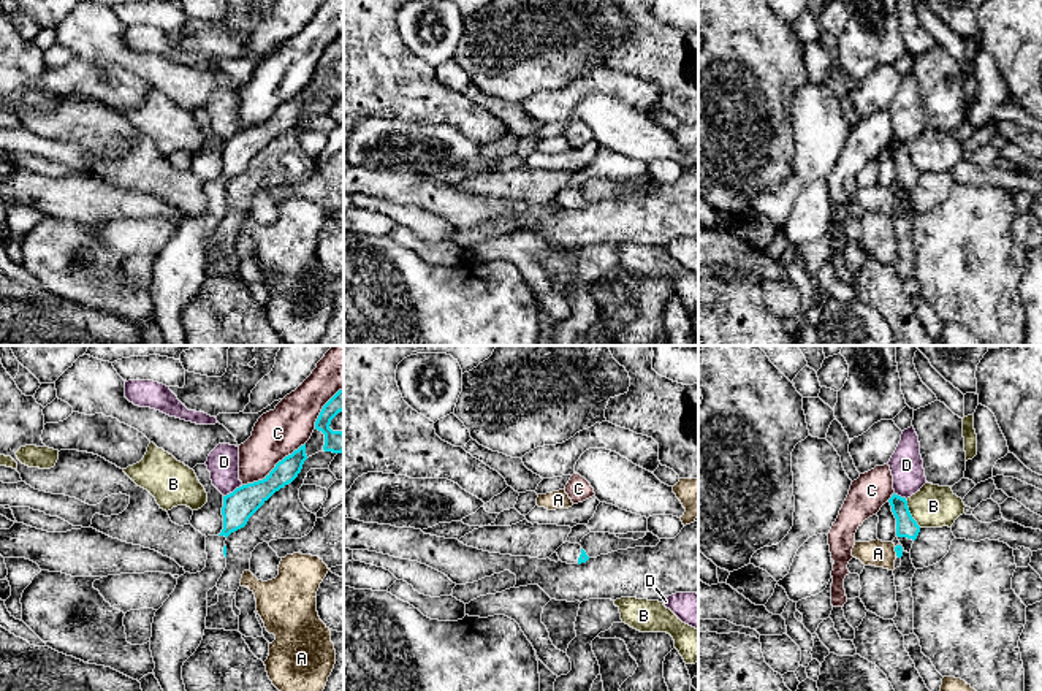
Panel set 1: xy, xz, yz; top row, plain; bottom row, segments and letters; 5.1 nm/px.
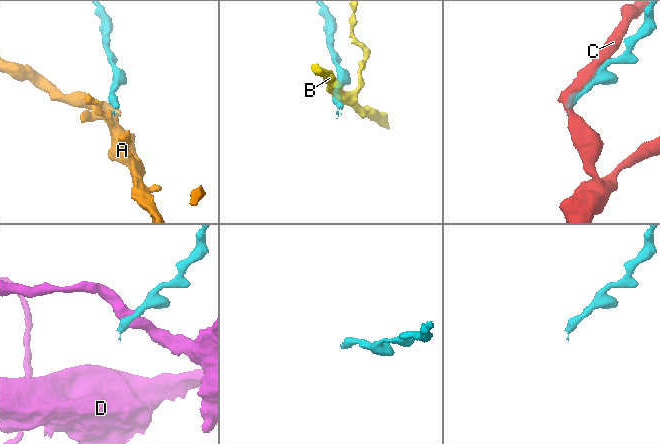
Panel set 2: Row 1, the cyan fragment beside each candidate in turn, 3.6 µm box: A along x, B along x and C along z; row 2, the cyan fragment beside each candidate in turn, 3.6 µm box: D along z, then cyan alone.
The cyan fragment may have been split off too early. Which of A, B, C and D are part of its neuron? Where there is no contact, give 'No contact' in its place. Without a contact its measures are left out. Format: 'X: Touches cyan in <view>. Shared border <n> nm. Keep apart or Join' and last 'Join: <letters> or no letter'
A: Touches cyan in yz. Shared border 50 nm. Keep apart
B: Touches cyan in yz. Shared border 170 nm. Keep apart
C: Touches cyan in xy. Shared border 380 nm. Keep apart
D: Touches cyan in xy. Shared border 120 nm. Keep apart
Join: no letter

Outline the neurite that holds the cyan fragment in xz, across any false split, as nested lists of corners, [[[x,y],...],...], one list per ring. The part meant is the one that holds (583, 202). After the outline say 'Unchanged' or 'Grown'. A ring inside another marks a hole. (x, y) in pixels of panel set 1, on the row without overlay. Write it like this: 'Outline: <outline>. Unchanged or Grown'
Outline: [[[565,187],[556,195],[559,204],[567,209],[581,209],[589,204],[580,189]]]. Grown

